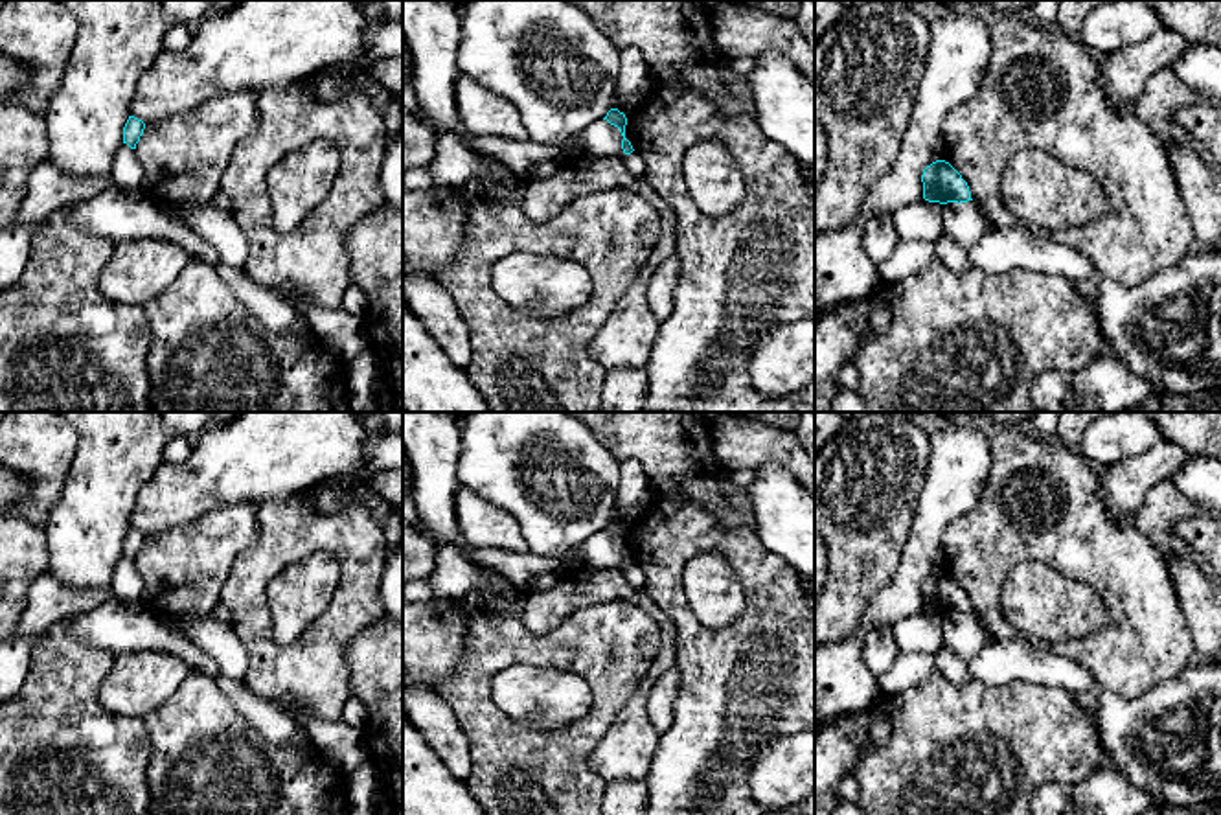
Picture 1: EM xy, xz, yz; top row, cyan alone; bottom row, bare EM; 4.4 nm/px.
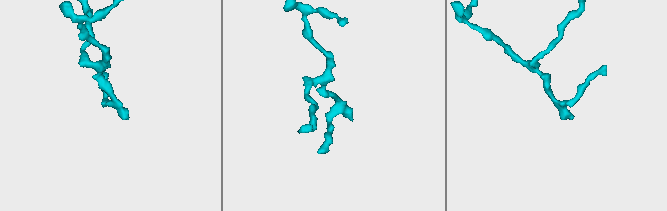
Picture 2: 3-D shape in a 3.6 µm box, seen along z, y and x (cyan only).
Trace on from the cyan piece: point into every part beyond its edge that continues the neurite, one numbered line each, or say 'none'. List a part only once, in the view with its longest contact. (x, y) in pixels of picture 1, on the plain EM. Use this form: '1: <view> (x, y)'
1: xz (633, 573)

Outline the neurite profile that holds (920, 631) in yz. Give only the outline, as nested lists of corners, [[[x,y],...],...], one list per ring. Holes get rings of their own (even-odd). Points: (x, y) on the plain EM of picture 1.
[[[919,611],[897,620],[892,629],[899,651],[934,653],[941,648],[943,616]]]

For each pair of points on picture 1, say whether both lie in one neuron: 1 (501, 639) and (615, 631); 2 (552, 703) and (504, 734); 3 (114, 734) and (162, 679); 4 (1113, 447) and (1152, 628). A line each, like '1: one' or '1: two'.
1: one
2: two
3: two
4: two

